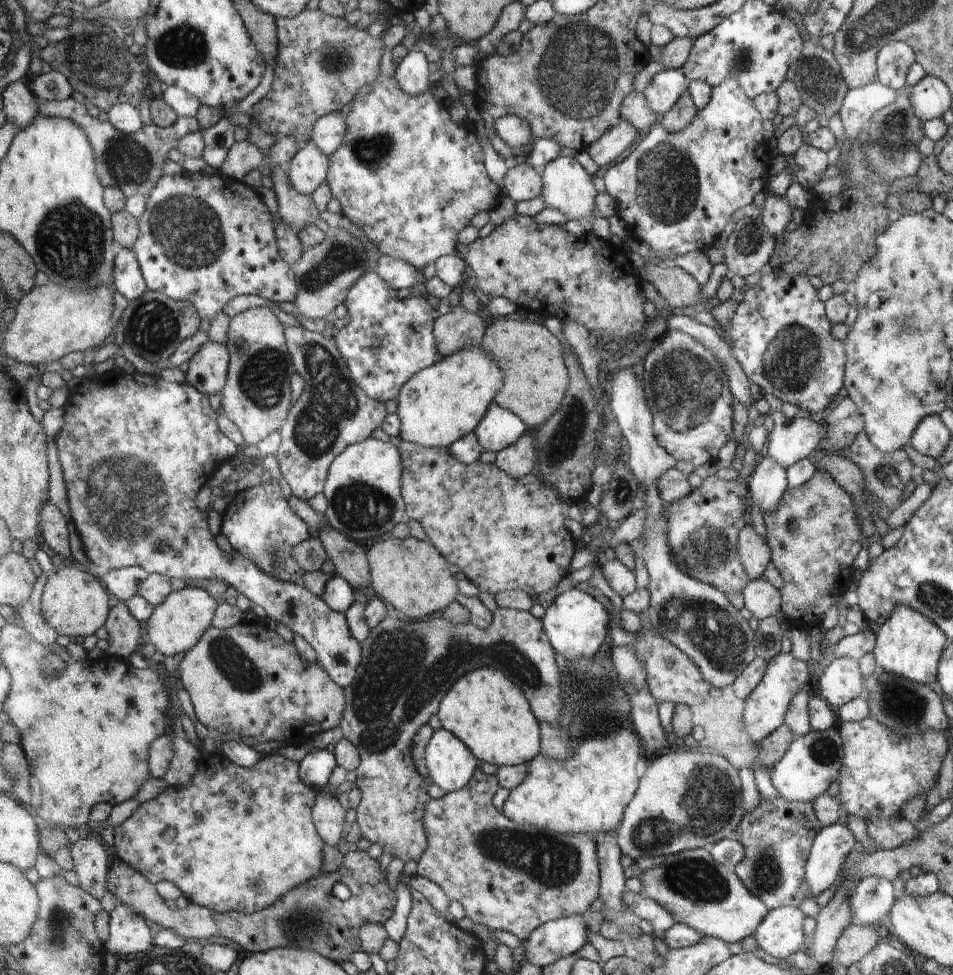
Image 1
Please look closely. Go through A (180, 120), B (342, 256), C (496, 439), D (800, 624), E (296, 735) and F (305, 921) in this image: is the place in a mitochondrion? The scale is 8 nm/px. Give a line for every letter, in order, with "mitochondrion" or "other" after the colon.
A: other
B: mitochondrion
C: other
D: other
E: other
F: mitochondrion

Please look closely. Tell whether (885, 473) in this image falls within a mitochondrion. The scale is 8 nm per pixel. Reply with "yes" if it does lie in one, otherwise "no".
yes

